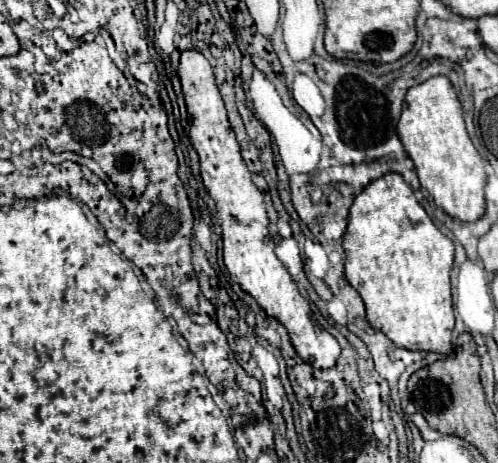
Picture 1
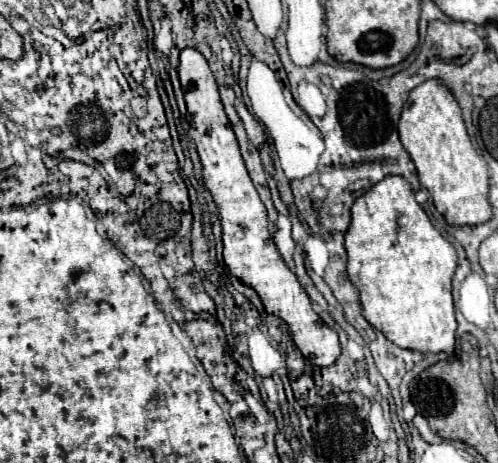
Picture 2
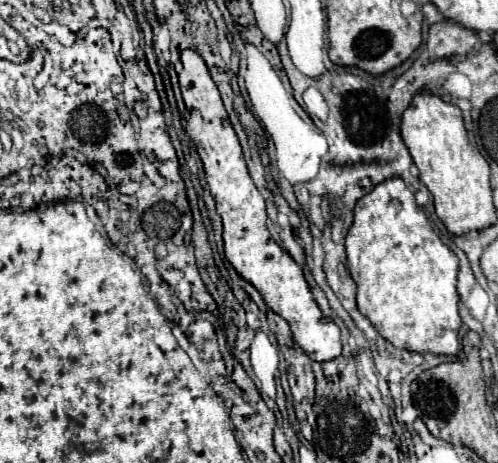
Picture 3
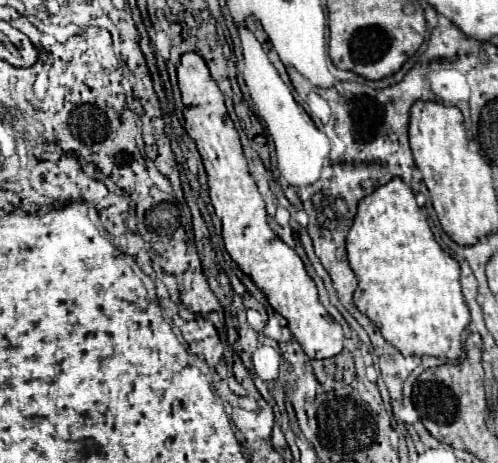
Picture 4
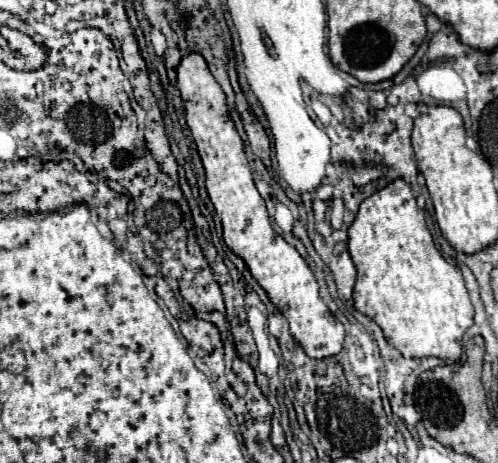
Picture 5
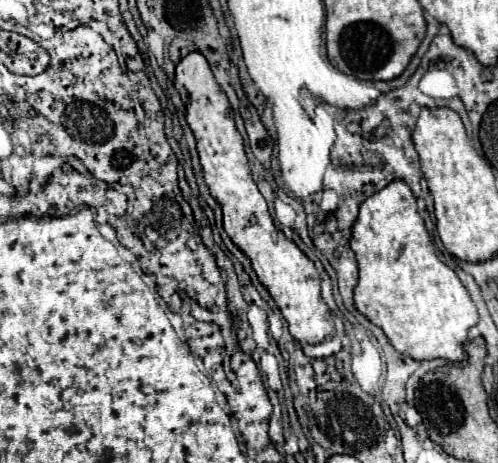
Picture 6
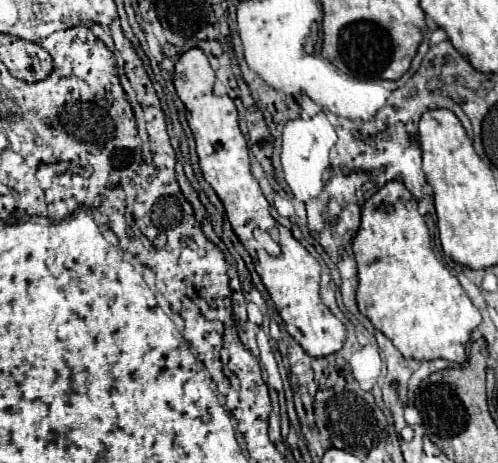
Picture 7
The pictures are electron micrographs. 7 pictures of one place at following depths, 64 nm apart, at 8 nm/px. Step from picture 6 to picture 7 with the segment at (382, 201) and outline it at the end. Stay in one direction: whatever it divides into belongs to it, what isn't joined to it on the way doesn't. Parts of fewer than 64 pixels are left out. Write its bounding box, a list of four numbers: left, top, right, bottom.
[354,182,482,362]

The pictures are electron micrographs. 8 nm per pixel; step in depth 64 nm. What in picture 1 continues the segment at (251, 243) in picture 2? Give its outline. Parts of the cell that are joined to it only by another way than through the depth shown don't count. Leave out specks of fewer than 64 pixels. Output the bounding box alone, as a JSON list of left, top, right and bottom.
[178,50,340,368]

